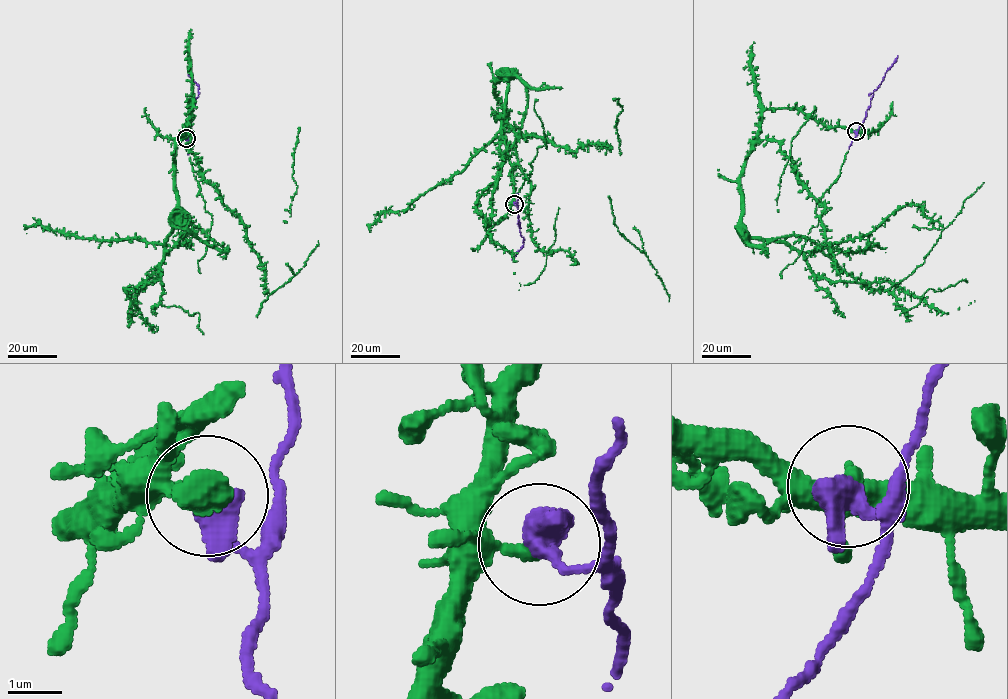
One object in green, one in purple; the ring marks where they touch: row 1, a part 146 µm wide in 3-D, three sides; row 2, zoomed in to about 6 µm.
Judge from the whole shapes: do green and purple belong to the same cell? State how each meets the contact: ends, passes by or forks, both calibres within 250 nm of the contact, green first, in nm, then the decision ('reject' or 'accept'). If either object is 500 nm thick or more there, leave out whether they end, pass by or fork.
green ends | purple passes by | 280/440 nm | accept

